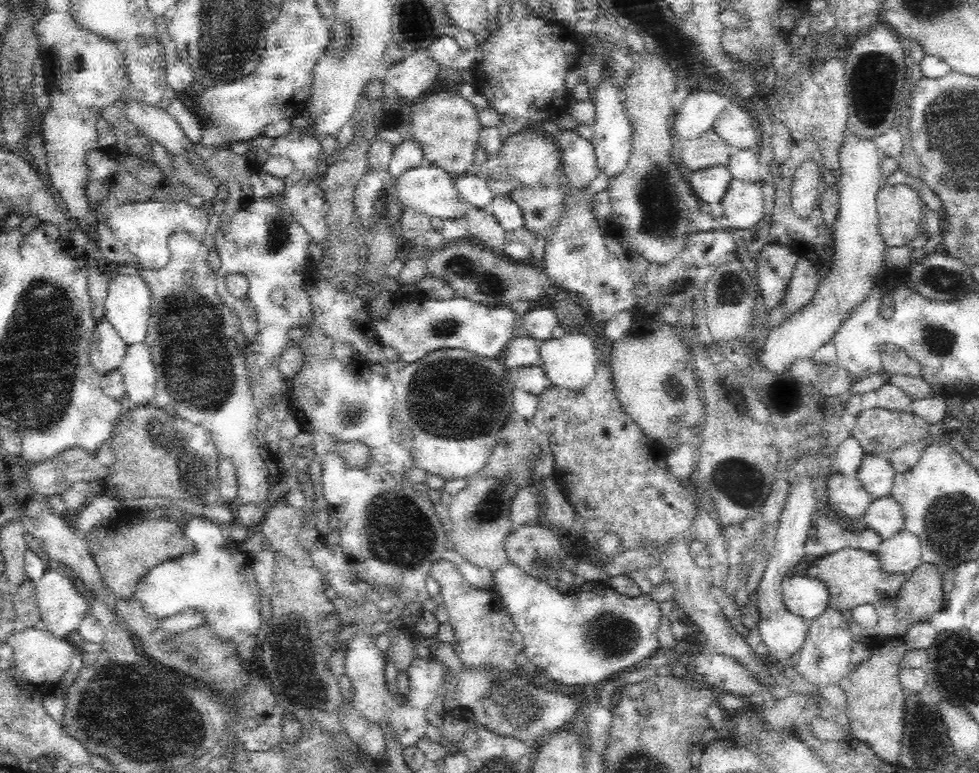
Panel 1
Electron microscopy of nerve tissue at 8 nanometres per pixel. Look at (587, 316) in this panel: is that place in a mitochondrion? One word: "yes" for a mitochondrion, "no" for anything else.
no

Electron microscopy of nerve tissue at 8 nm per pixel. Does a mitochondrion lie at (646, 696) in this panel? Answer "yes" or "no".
no

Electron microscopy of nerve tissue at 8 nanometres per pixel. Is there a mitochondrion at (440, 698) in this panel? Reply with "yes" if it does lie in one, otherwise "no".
no

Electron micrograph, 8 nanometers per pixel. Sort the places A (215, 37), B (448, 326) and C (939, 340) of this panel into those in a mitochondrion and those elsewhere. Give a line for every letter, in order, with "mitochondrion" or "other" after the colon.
A: mitochondrion
B: mitochondrion
C: mitochondrion

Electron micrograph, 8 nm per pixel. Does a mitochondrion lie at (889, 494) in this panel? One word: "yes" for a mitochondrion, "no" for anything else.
no

